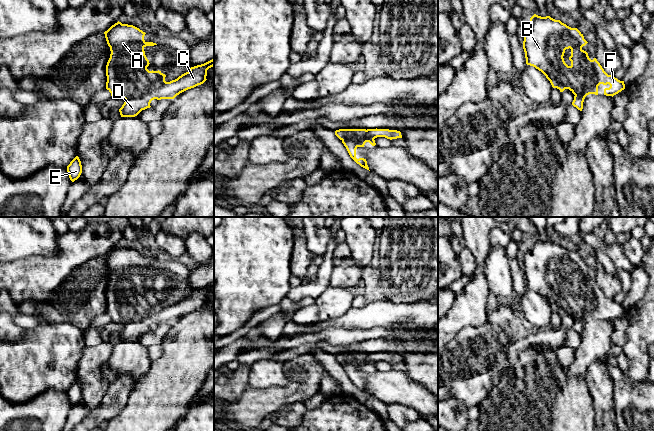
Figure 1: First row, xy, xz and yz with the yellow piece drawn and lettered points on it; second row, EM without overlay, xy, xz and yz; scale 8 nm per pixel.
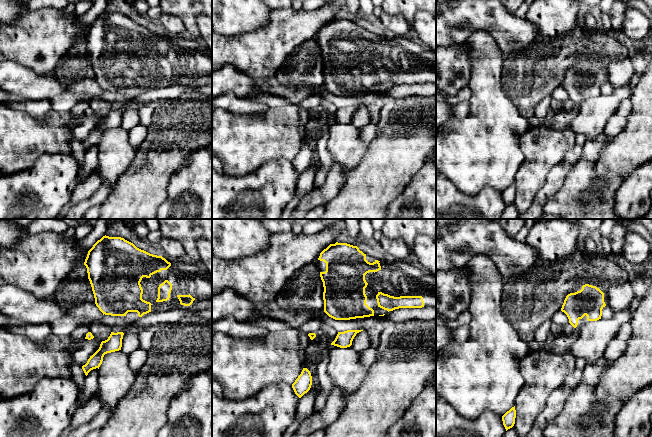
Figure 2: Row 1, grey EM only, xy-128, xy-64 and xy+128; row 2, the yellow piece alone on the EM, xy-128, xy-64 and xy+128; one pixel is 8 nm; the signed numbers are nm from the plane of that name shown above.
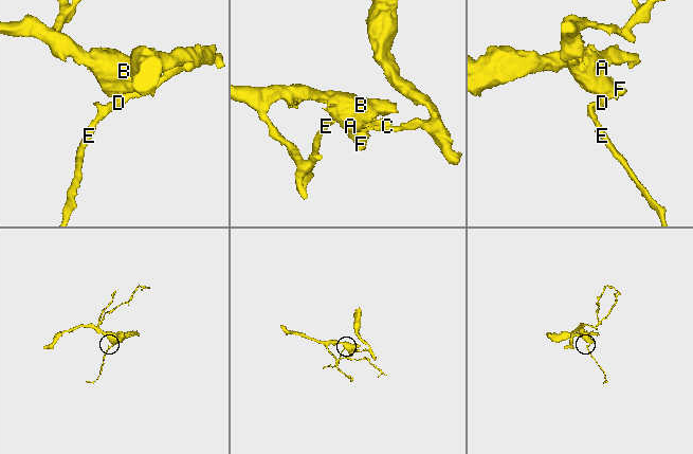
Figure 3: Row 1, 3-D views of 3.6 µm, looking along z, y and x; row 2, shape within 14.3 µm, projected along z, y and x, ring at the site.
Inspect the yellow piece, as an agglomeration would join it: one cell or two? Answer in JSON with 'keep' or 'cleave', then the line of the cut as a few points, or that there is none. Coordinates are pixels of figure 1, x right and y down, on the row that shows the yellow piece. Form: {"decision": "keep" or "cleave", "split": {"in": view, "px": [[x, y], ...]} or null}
{"decision": "cleave", "split": {"in": "xy", "px": [[165, 81], [158, 86], [152, 86], [137, 97], [125, 100]]}}

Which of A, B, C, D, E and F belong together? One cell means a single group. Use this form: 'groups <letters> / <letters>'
groups A B F / C D E

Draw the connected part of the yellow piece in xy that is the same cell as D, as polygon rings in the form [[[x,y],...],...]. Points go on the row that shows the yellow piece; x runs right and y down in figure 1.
[[[214,58],[204,64],[191,67],[177,79],[165,82],[159,87],[152,87],[138,98],[126,99],[119,109],[121,117],[135,117],[142,110],[150,108],[152,100],[174,99],[180,93],[203,84],[207,79],[207,70],[214,66]]]

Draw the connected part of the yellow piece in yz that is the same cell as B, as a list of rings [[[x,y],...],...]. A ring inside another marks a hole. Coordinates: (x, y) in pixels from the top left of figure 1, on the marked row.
[[[534,14],[530,18],[529,27],[525,29],[523,37],[526,64],[541,71],[552,87],[559,89],[560,92],[569,89],[574,95],[586,97],[589,94],[598,95],[600,84],[609,84],[610,87],[604,89],[604,95],[613,97],[625,89],[624,81],[608,75],[596,58],[593,60],[589,58],[588,53],[582,49],[588,42],[577,28],[571,28],[550,16],[541,17]],[[569,48],[571,49],[570,66],[565,63],[563,58],[565,50]]]

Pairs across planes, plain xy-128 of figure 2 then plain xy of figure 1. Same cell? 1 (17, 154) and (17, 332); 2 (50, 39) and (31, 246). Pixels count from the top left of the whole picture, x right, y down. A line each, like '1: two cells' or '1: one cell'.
1: two cells
2: two cells

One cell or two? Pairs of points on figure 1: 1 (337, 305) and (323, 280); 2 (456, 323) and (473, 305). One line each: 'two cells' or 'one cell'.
1: two cells
2: one cell

